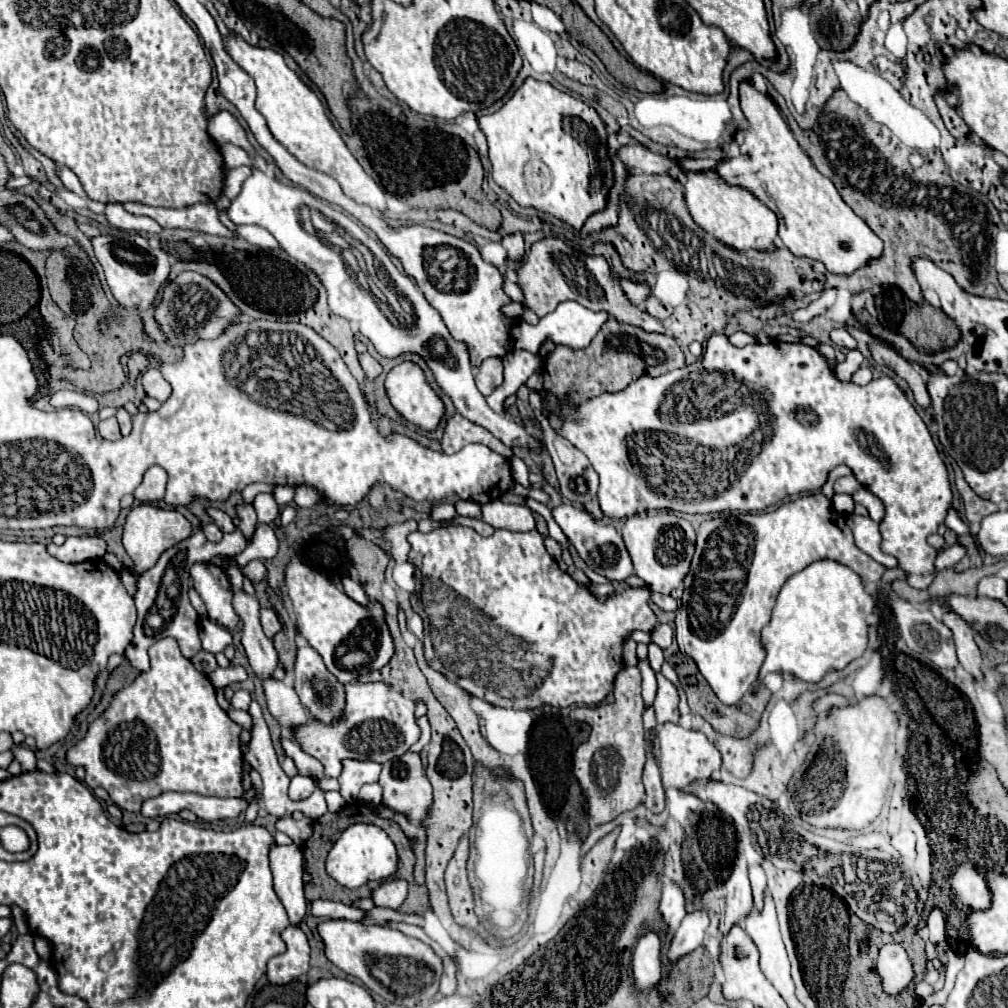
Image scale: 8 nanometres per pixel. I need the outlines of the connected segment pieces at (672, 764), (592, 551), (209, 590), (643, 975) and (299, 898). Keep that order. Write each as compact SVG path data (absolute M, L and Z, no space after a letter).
M665 724L659 728L659 768L661 768L661 780L665 788L677 788L685 790L695 778L699 780L709 780L721 770L721 754L719 750L707 740L703 732L693 732L685 730L679 724Z
M561 504L557 508L551 510L555 522L561 526L561 530L565 532L565 536L575 544L579 556L583 558L583 562L595 570L599 576L607 578L609 582L617 584L617 582L625 582L629 576L633 576L633 562L631 556L623 544L621 534L613 528L613 526L601 526L597 524L585 510L575 508L571 504Z
M201 562L191 566L191 578L195 590L207 606L209 618L227 630L233 630L239 624L239 614L231 604L233 590L227 572L217 564Z
M653 930L637 940L633 952L633 978L639 990L651 990L661 980L661 940Z
M273 846L271 870L275 878L275 892L281 898L289 924L299 926L307 914L307 900L303 896L303 852L299 846Z

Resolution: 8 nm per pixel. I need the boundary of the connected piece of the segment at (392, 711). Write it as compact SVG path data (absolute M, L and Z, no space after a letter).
M347 684L345 686L345 708L339 720L331 724L323 724L321 720L311 718L303 726L295 726L291 730L291 738L299 744L299 748L325 766L325 774L331 778L339 778L343 770L343 760L373 760L373 762L389 762L397 756L403 756L411 744L419 738L419 726L415 720L415 702L405 698L399 692L393 692L387 684Z

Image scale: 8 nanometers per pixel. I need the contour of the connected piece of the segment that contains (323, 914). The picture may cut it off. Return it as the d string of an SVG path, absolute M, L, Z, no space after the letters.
M315 900L311 904L311 916L319 918L319 920L353 920L359 922L363 918L363 910L353 908L353 906L345 906L341 902L333 902L333 900Z

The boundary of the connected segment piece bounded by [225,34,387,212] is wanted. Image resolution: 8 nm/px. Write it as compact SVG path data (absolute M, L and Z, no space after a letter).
M231 34L225 40L229 54L233 60L253 76L257 84L257 110L265 116L269 130L273 136L293 152L297 160L301 160L305 166L315 168L319 172L329 174L341 184L341 190L355 200L357 204L365 204L377 212L385 212L387 200L381 186L361 168L357 158L349 152L339 132L333 128L331 120L325 114L325 108L321 100L315 96L315 92L301 82L301 78L285 64L283 56L273 50L263 50L247 44L241 36Z

